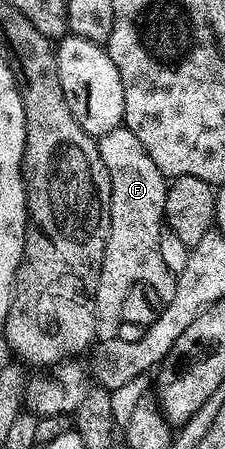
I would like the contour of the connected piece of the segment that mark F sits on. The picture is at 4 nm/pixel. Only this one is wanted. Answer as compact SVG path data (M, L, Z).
M125 126L109 130L104 136L98 137L97 143L111 179L111 201L109 234L95 295L95 334L100 341L110 342L118 337L119 325L123 323L121 306L131 287L138 284L153 286L153 290L157 290L157 294L166 302L173 298L177 276L161 258L168 177L164 176L157 162L149 158L137 134Z

